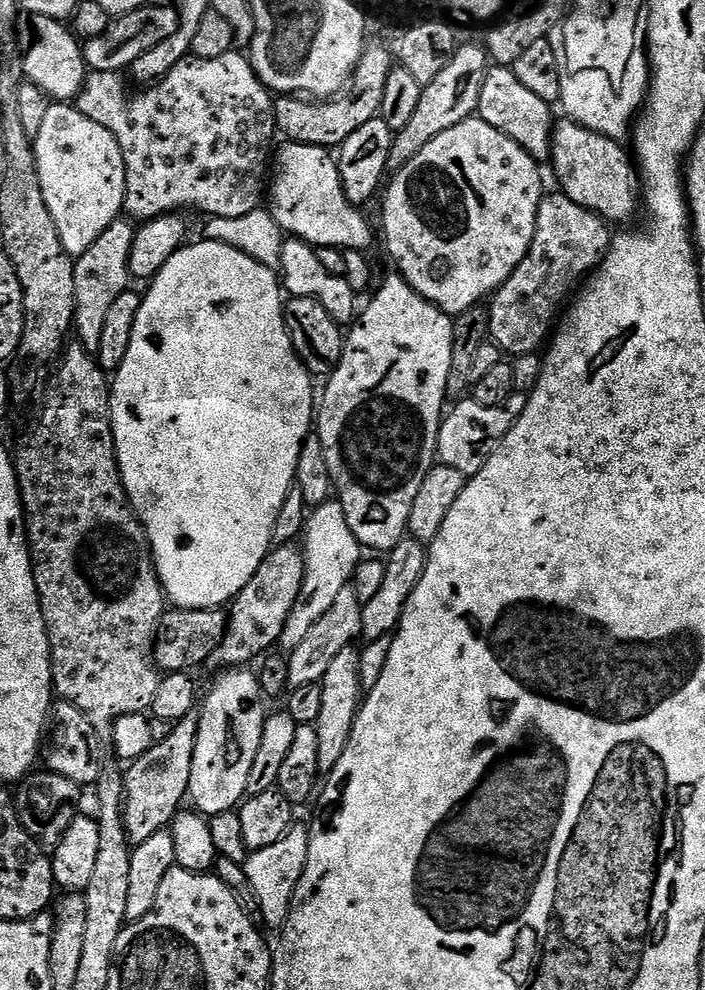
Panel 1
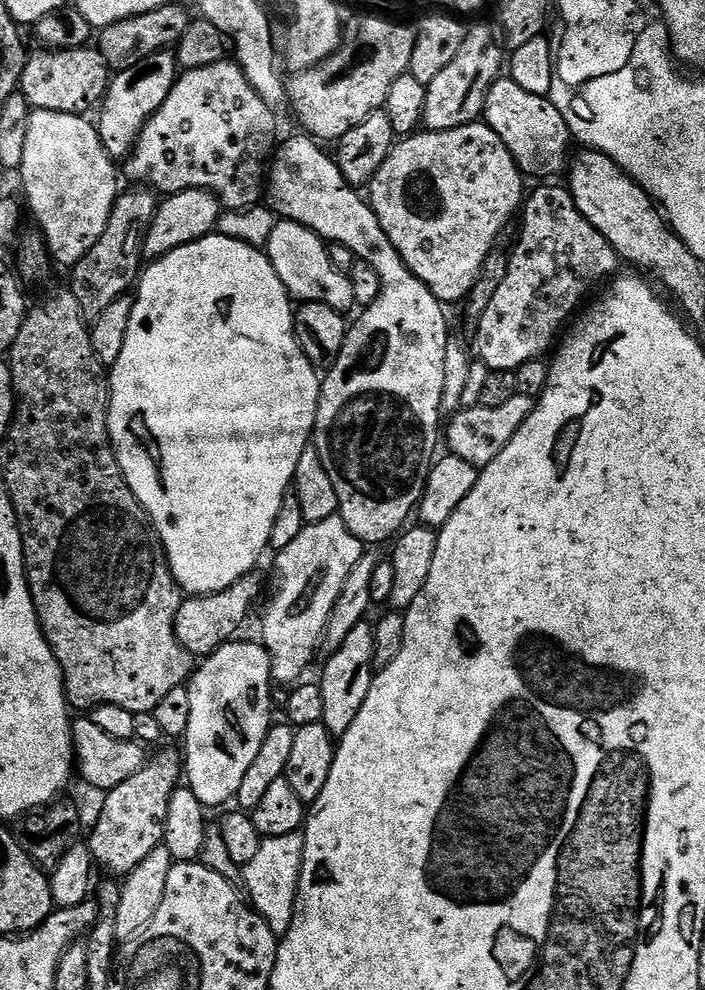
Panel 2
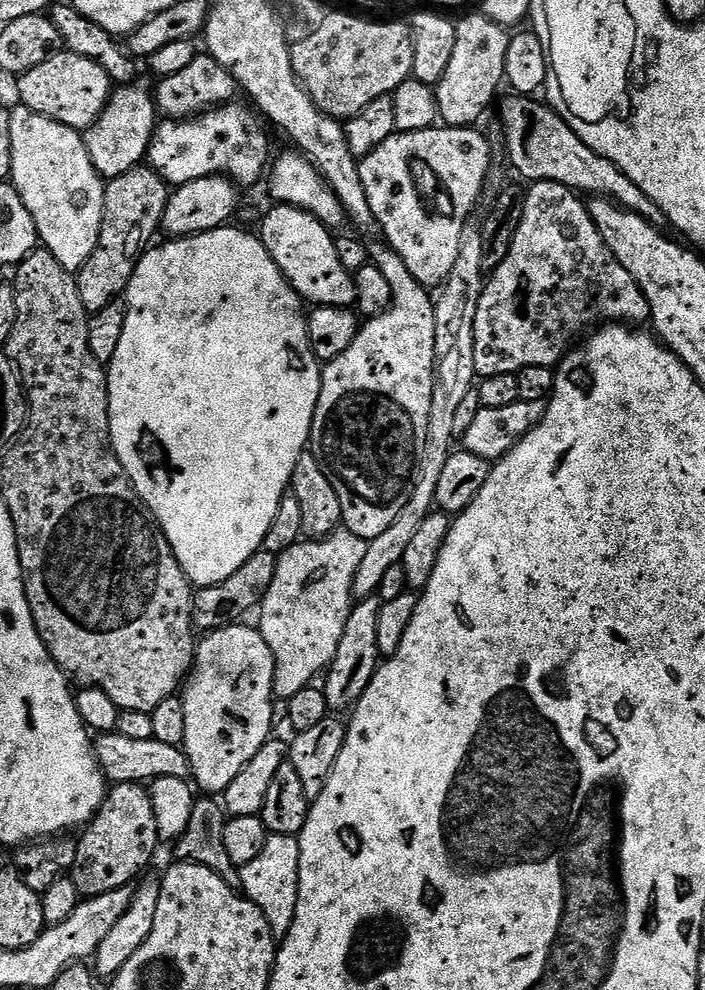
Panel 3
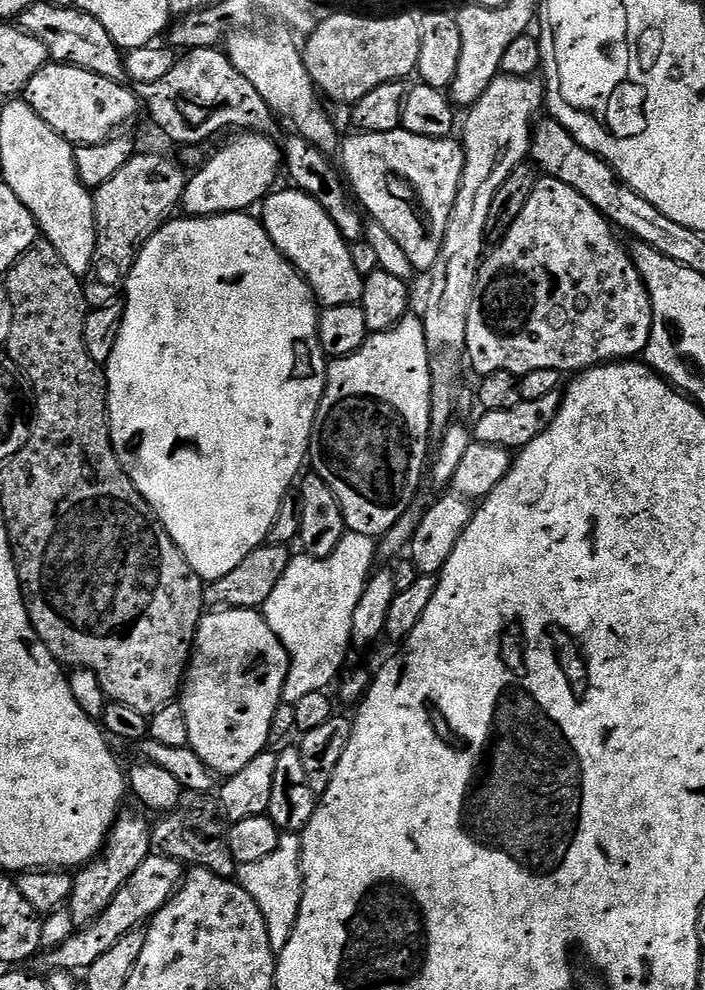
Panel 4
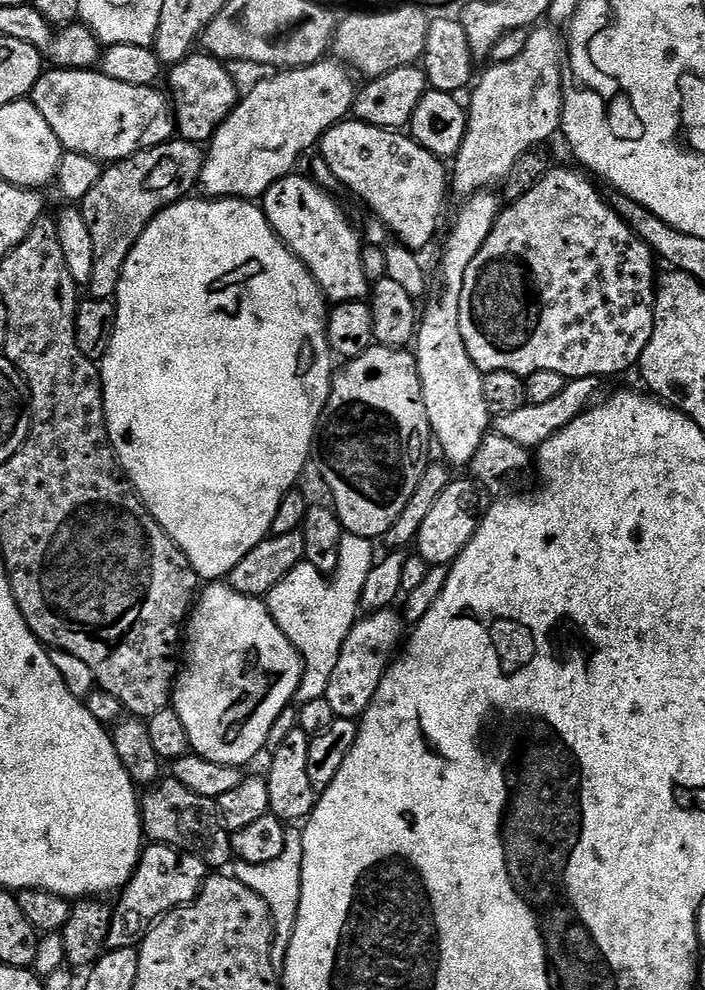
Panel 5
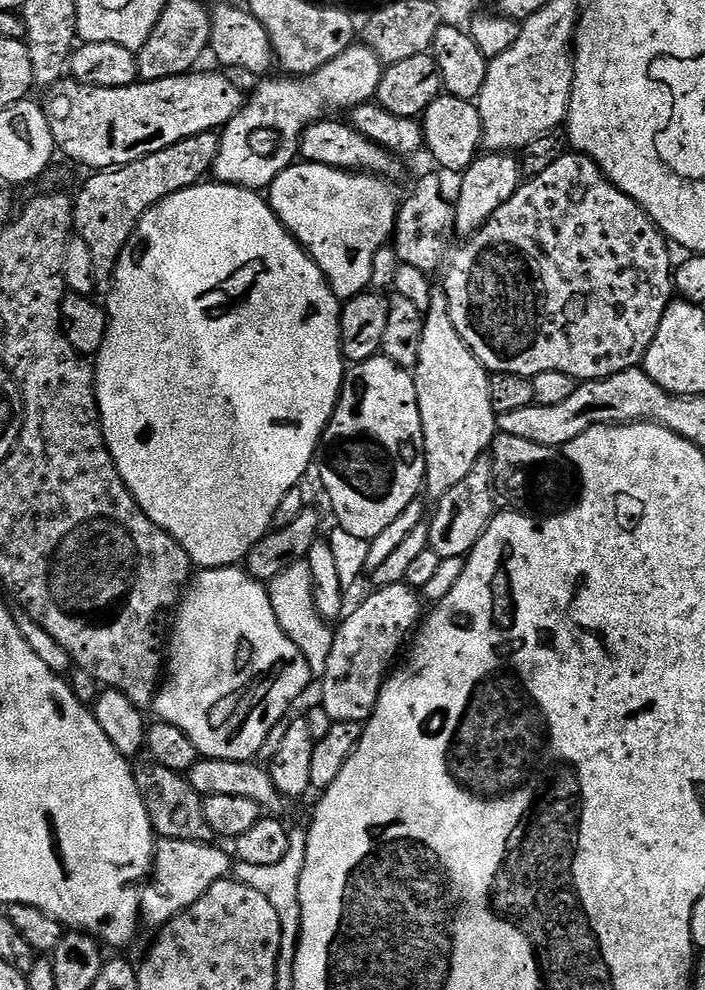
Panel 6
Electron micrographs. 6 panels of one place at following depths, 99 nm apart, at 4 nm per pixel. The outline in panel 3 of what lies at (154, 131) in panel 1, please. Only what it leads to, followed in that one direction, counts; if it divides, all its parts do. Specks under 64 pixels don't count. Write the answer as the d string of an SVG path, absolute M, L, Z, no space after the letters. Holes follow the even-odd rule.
M240 103L221 104L190 120L165 119L157 123L148 147L147 163L170 186L221 174L231 178L241 189L252 188L259 180L261 183L270 164L269 129L255 107Z

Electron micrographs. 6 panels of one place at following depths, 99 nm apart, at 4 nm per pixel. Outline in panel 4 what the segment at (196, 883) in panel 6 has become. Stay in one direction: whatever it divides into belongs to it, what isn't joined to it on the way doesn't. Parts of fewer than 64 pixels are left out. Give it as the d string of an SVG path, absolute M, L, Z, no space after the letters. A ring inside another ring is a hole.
M159 854L148 856L146 862L142 862L142 866L134 870L134 874L130 874L126 886L118 890L110 906L106 906L104 913L94 923L83 925L73 932L70 938L66 938L62 946L47 953L49 962L57 964L64 972L76 972L79 968L80 971L87 970L94 962L98 962L98 958L102 958L102 954L106 954L106 950L110 950L110 946L114 946L114 942L118 942L118 938L147 925L148 921L158 914L158 910L166 906L168 899L180 889L185 875L185 865L180 861Z

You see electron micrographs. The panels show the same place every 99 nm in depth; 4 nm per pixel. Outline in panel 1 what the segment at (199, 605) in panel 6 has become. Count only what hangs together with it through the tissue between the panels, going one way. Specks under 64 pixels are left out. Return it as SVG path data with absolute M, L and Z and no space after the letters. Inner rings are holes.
M252 670L221 671L212 689L205 696L203 693L198 708L200 725L188 796L196 803L193 804L195 811L208 818L233 811L245 799L248 790L246 778L250 778L250 766L254 766L254 754L258 754L258 742L262 742L265 701L257 673L248 671Z

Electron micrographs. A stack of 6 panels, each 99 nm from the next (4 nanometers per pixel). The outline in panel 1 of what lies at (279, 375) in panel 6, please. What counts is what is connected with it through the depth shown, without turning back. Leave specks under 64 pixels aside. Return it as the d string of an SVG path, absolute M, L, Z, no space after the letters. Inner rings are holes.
M201 239L200 244L189 243L187 246L179 248L175 254L162 266L162 270L147 285L148 293L143 293L138 310L138 318L134 318L134 334L130 334L130 350L126 350L126 358L122 358L122 366L116 371L110 380L110 411L112 414L112 433L116 443L116 457L120 463L120 476L124 479L124 491L128 493L128 502L140 524L148 535L148 544L152 548L152 560L156 564L156 573L160 579L160 584L164 588L164 595L169 605L177 608L189 608L190 610L202 610L203 608L223 609L231 605L232 601L240 595L240 592L254 578L258 566L268 557L270 549L273 547L272 531L276 525L278 514L288 497L288 491L294 487L296 482L296 467L298 466L298 454L302 450L304 440L310 435L314 428L314 396L312 400L312 383L314 377L304 363L298 358L294 346L290 342L290 334L284 325L285 301L282 297L282 284L277 273L271 268L262 266L254 258L242 254L234 246L226 246L222 242Z

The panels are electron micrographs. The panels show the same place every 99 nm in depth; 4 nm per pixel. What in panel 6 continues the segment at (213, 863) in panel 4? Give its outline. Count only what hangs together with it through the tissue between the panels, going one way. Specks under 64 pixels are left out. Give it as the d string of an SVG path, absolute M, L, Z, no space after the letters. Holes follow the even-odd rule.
M140 758L132 764L132 777L136 780L138 794L142 794L146 814L152 823L152 831L157 837L203 844L213 839L214 834L210 830L210 822L206 822L204 813L204 797L196 793L192 783L181 773L166 770L162 762Z

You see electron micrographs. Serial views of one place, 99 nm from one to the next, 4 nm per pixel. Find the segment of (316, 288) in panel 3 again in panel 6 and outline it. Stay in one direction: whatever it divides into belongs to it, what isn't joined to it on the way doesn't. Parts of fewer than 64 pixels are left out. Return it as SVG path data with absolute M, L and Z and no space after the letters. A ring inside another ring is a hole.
M297 162L282 170L266 190L273 214L320 267L342 302L352 300L371 285L378 250L393 239L402 200L384 180L380 174Z

